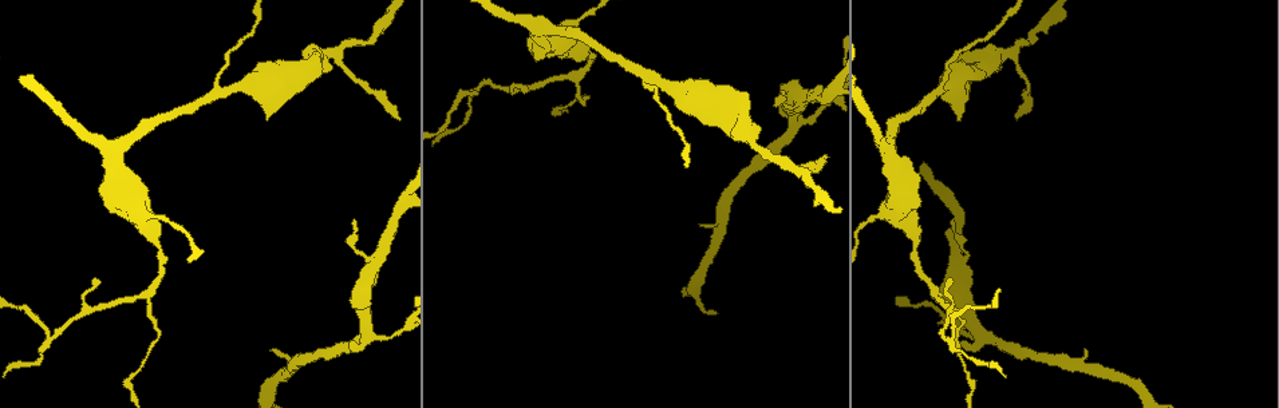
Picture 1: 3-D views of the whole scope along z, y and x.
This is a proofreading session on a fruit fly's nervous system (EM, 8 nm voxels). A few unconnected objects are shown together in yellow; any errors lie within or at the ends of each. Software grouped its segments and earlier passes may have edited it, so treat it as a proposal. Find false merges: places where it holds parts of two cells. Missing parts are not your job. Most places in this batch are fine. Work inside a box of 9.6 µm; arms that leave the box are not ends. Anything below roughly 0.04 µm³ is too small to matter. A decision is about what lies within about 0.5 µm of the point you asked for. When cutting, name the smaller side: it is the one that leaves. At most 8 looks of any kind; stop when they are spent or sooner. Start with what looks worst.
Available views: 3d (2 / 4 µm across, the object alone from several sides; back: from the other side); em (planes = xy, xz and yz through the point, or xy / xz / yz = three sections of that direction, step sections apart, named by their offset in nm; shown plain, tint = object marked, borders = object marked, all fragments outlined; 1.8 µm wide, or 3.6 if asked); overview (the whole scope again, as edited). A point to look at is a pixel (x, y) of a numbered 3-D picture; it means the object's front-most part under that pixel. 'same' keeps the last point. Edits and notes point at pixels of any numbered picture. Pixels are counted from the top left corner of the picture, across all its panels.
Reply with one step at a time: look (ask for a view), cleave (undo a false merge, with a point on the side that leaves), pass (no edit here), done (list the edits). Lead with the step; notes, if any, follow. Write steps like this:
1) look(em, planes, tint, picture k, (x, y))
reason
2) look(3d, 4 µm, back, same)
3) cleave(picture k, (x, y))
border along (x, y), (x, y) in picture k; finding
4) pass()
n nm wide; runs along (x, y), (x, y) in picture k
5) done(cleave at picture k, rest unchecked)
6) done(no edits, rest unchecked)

look(em, planes, tint, picture 1, (916, 252))
thick turns thin

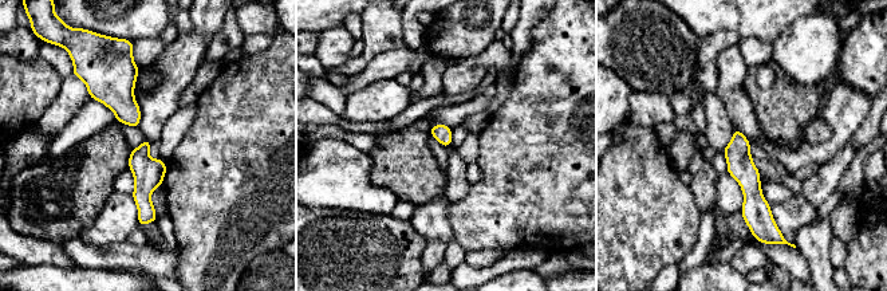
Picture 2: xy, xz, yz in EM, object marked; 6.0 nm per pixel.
pass()
110 nm wide; runs along (737, 134), (753, 224) in picture 2; all the same cell

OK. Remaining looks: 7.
look(em, xy, step 4, borders, picture 1, (364, 336))
two arms in line, one across

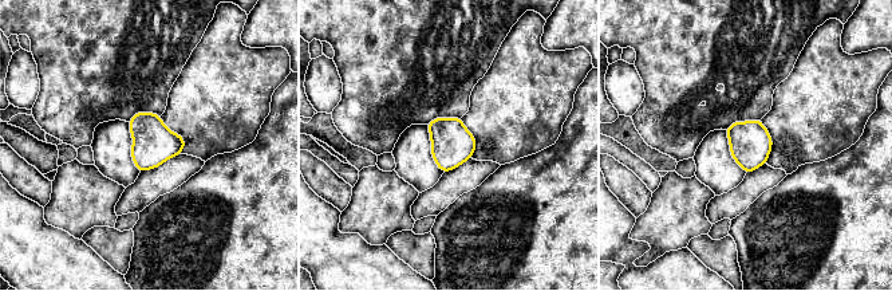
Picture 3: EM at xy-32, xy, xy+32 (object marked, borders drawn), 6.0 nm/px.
pass()
continuous, no second cell

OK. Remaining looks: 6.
look(em, planes, plain, picture 1, (740, 125))
sudden change in width

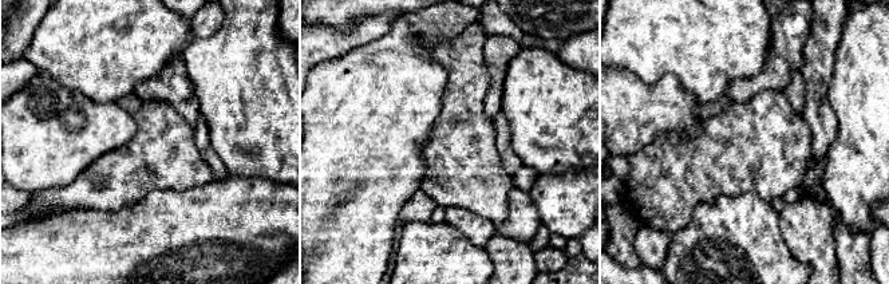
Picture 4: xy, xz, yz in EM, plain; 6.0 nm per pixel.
look(em, planes, borders, same)

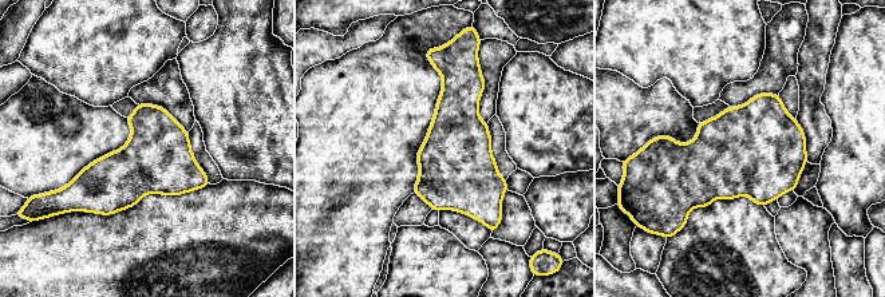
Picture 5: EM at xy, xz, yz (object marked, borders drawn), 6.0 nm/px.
pass()
one cell here

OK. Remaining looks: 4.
done(no edits, rest unchecked)

